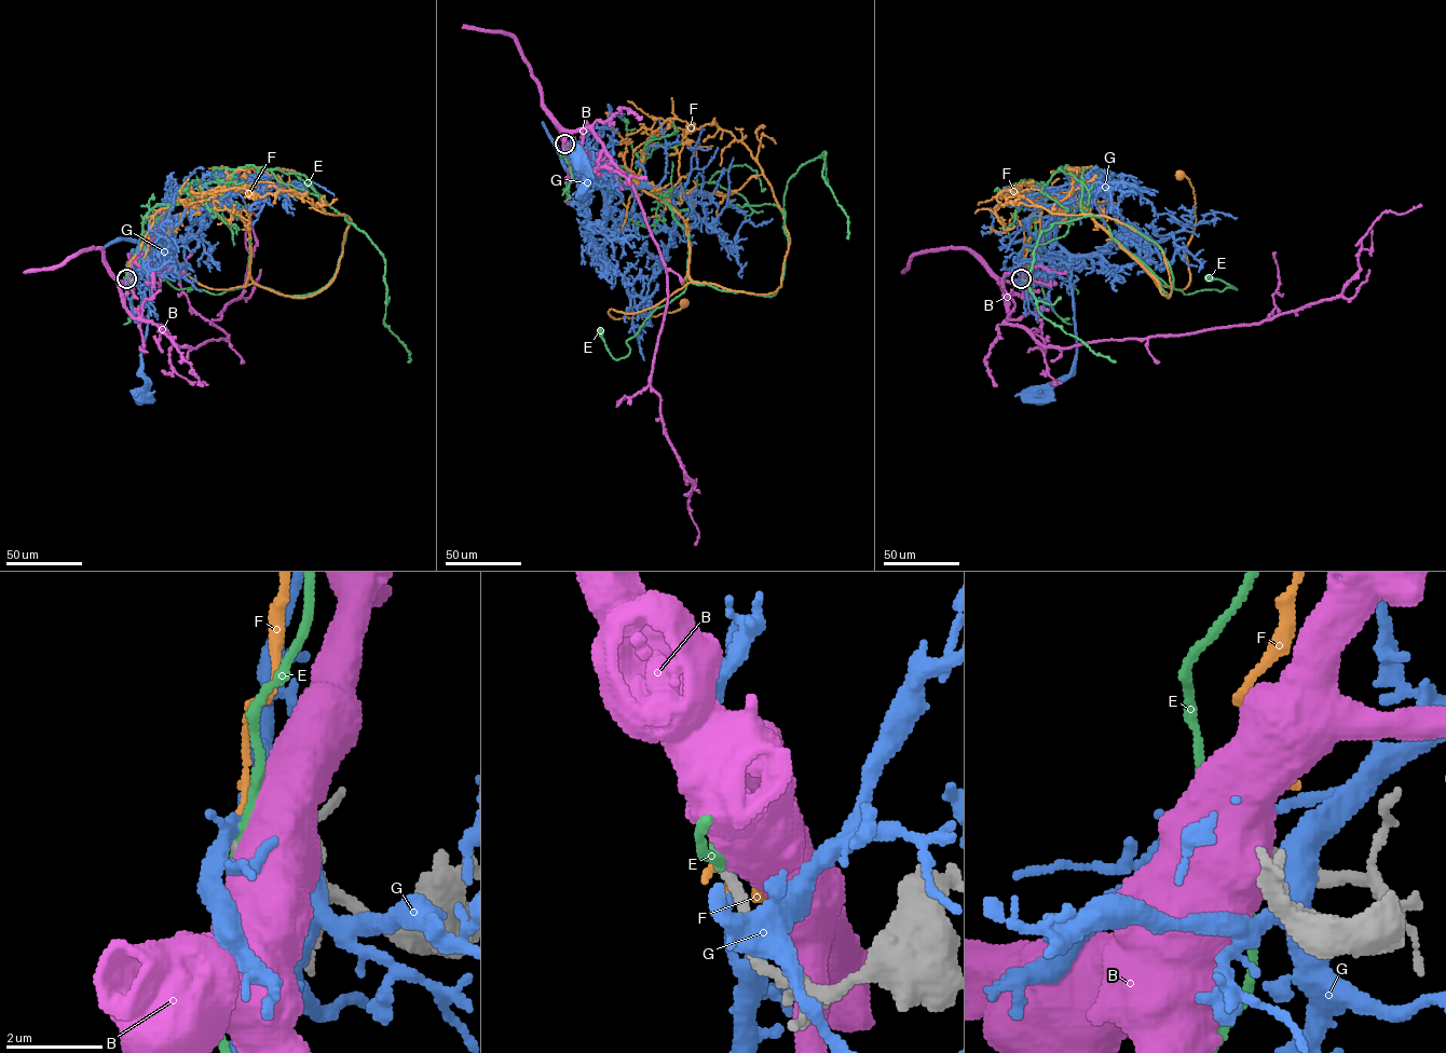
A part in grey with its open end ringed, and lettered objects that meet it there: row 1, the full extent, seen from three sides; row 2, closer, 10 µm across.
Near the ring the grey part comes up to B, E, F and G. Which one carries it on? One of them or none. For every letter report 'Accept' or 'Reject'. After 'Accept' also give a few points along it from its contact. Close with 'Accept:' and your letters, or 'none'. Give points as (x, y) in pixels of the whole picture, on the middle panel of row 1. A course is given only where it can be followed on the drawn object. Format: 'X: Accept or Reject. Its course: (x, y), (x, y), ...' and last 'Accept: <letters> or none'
B: Reject
E: Reject
F: Reject
G: Reject
Accept: none

